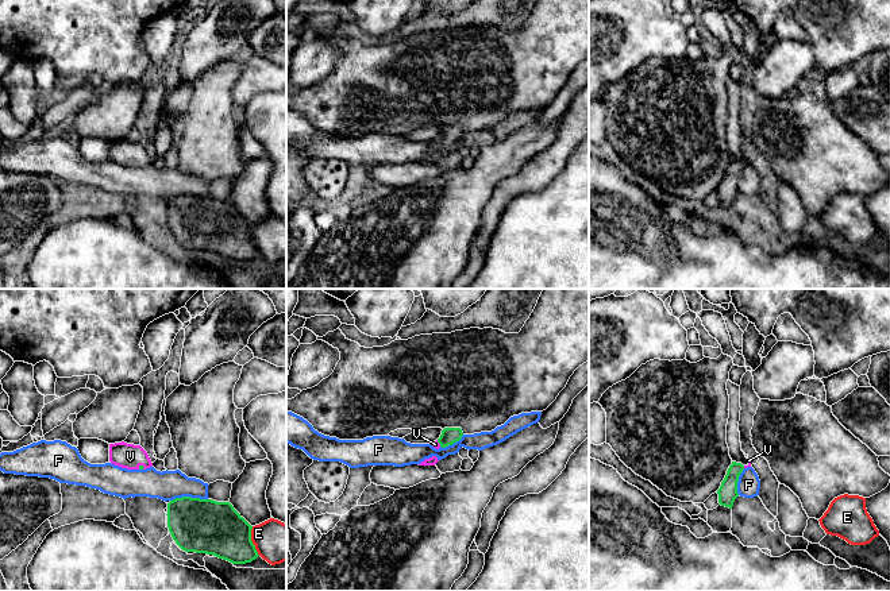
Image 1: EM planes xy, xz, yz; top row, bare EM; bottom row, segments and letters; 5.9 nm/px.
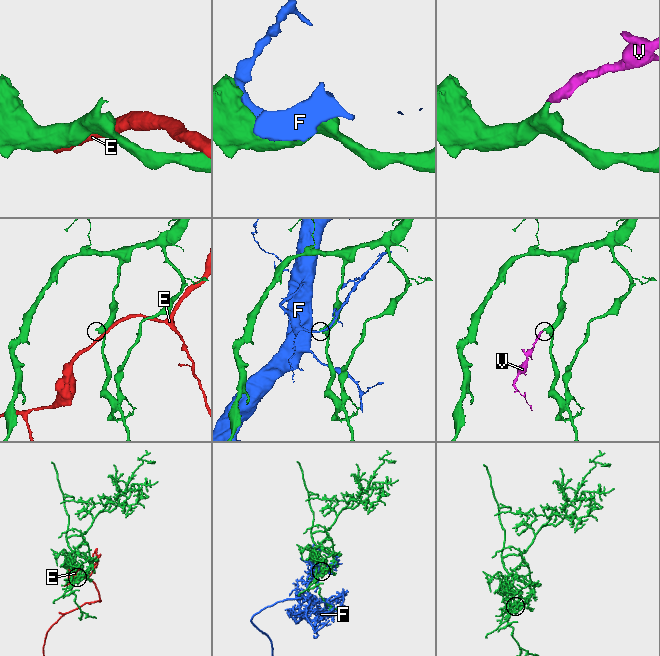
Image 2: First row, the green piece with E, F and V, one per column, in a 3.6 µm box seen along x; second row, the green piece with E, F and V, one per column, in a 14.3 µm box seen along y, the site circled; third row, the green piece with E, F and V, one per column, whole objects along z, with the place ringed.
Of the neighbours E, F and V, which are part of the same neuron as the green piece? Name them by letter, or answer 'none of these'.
V

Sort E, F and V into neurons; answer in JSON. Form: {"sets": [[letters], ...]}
{"sets": [["E"], ["F"], ["V"]]}

